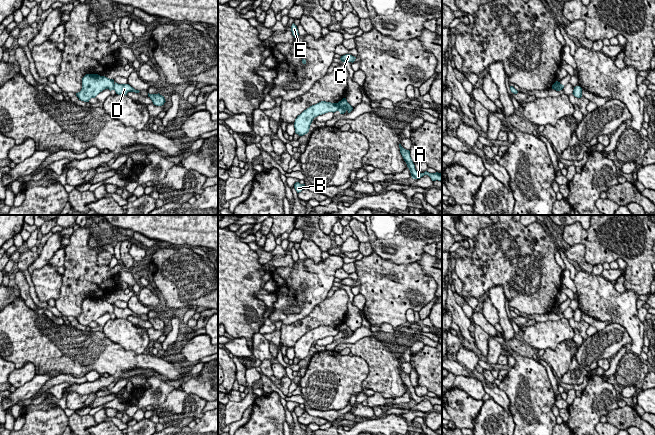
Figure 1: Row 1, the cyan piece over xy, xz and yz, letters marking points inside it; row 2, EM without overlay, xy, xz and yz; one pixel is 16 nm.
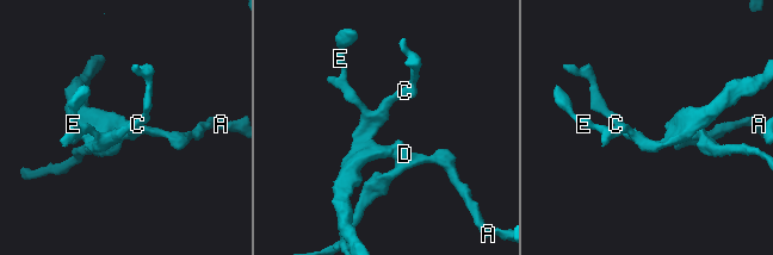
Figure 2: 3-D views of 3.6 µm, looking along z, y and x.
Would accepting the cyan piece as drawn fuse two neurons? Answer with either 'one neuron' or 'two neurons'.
two neurons

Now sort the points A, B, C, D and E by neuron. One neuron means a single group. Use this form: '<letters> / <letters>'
A D / B C E

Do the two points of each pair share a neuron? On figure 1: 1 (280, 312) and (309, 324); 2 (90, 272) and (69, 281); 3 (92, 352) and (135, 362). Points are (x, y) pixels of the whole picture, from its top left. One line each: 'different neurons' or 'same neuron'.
1: different neurons
2: same neuron
3: same neuron

